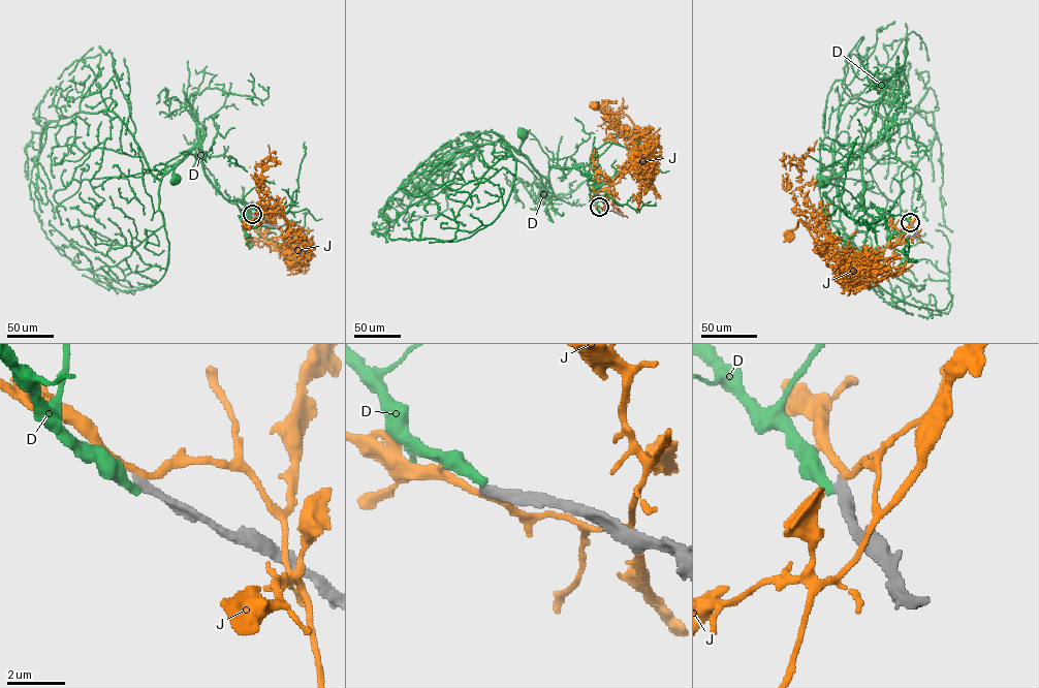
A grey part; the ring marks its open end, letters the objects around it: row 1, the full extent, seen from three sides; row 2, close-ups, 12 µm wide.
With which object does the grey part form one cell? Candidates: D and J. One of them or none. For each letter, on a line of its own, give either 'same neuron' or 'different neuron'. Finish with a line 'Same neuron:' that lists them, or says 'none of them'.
D: different neuron
J: different neuron
Same neuron: none of them

